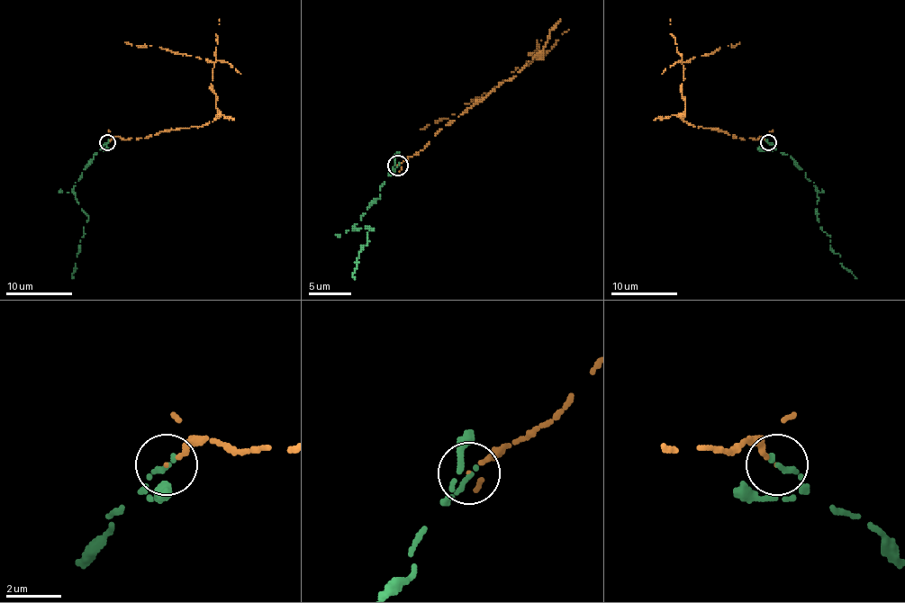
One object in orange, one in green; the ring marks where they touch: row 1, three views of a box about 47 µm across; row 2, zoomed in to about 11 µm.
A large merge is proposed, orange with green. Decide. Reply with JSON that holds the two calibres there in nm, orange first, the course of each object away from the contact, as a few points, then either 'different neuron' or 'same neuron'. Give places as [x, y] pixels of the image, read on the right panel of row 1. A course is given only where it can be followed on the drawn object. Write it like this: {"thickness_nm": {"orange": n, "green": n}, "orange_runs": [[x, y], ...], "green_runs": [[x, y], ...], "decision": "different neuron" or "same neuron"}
{"thickness_nm": {"orange": 130, "green": 220}, "orange_runs": [[767, 143], [761, 136], [755, 139], [743, 139], [721, 130], [693, 126], [683, 116], [683, 62], [739, 42]], "green_runs": [[767, 143], [791, 156], [814, 183], [820, 229], [830, 237], [830, 248], [840, 255], [840, 264], [856, 278]], "decision": "different neuron"}

